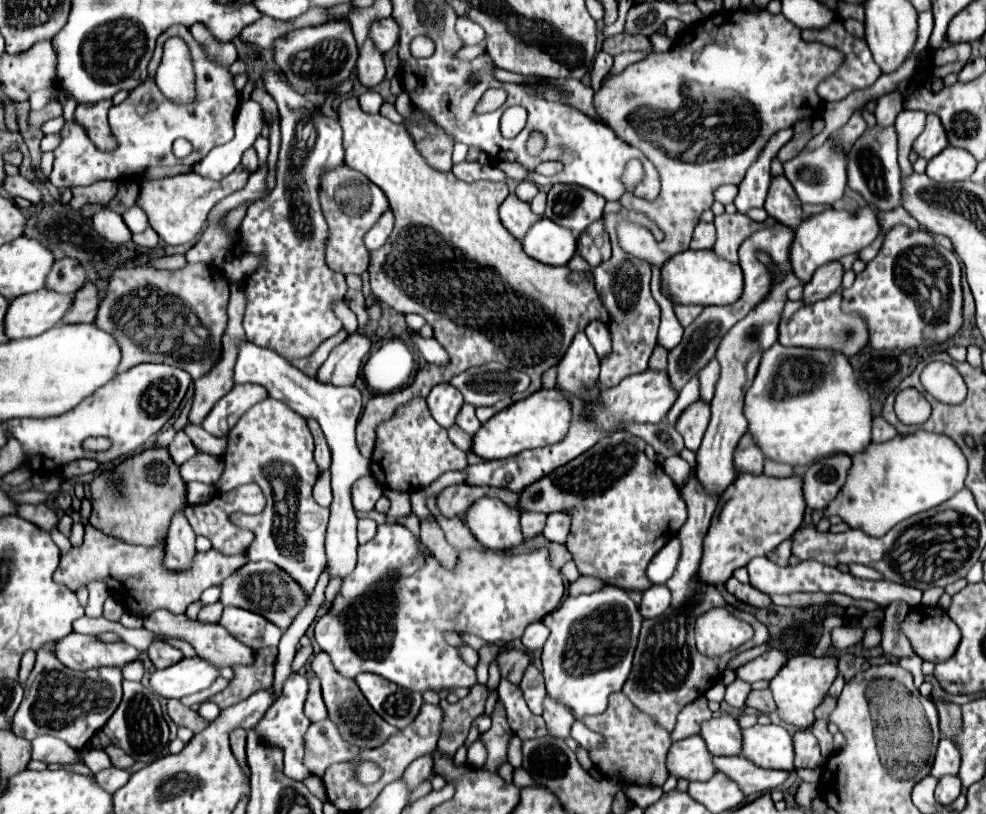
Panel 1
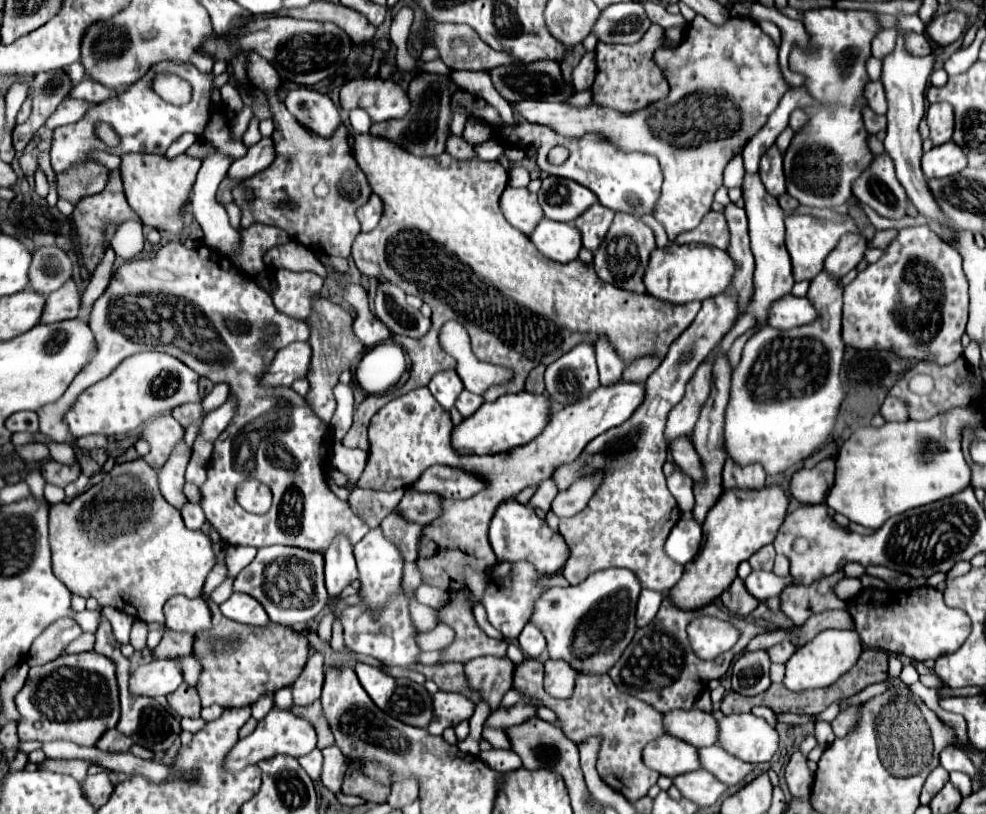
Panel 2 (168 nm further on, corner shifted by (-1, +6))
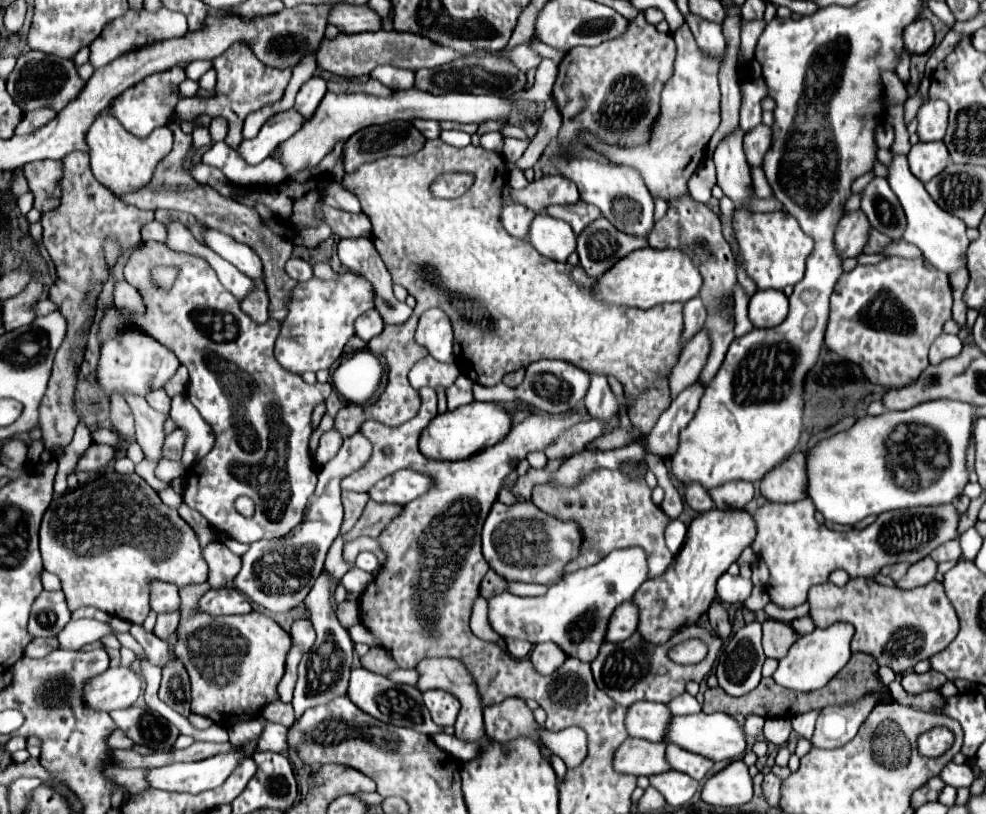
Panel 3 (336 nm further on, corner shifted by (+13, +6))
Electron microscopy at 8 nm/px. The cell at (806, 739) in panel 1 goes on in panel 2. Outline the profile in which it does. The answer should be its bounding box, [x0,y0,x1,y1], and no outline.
[785,748,813,796]

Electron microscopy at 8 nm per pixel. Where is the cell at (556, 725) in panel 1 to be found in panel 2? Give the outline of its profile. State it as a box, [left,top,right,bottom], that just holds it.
[545,662,575,700]

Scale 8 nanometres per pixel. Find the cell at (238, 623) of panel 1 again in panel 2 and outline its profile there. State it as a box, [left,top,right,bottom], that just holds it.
[219,592,271,628]

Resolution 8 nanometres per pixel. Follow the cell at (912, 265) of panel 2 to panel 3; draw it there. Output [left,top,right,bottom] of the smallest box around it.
[825,256,951,390]

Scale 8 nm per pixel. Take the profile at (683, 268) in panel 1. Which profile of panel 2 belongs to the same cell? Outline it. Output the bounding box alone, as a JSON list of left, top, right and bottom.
[643,244,735,304]

